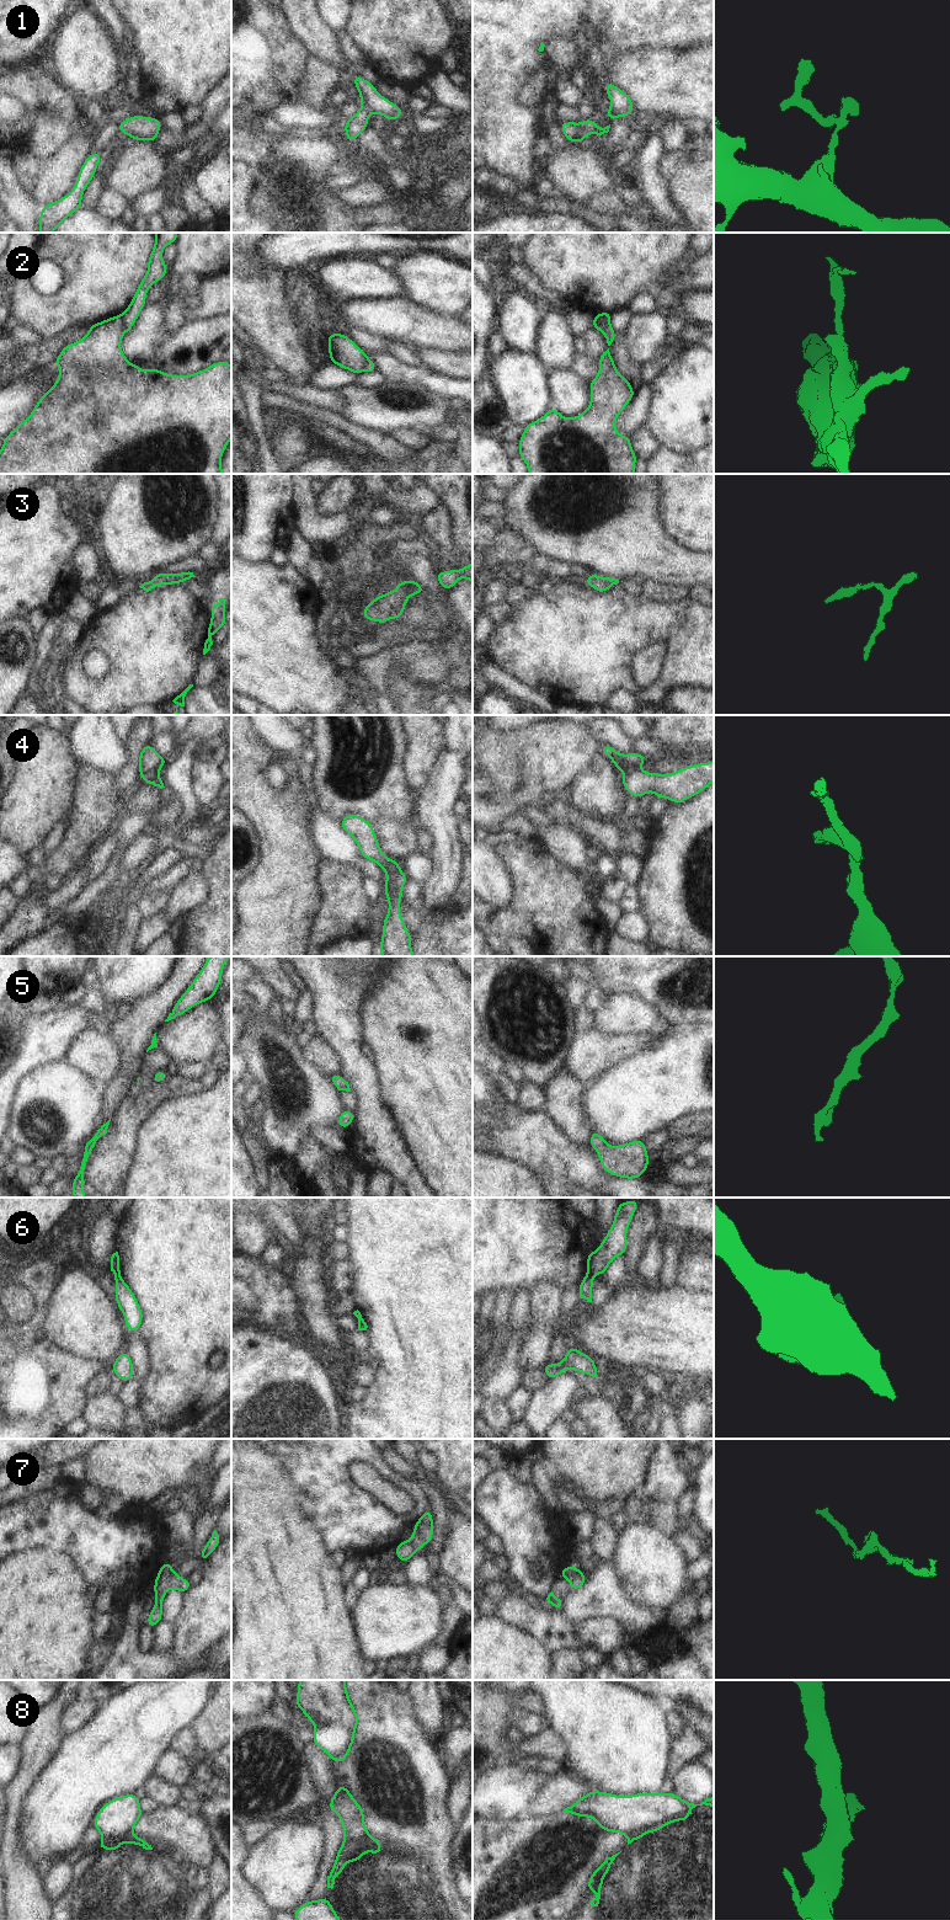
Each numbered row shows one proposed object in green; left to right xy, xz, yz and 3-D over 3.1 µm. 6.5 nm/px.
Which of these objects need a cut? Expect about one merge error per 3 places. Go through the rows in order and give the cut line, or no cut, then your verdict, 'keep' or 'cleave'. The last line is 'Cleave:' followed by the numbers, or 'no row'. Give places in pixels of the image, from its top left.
1: no cut | keep
2: xy (119, 315), (123, 323), (123, 332) | cleave
3: no cut | keep
4: xy (158, 773), (143, 778) | cleave
5: no cut | keep
6: xy (115, 1274), (119, 1275) | cleave
7: xy (172, 1569), (169, 1588) | cleave
8: xy (131, 1833), (123, 1843) | cleave
Cleave: 2, 4, 6, 7, 8

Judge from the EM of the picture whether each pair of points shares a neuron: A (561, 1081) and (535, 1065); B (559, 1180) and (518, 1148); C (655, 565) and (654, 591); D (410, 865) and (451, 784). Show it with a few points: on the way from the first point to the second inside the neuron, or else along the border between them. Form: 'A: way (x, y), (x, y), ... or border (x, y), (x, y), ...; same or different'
A: border (562, 1066), (544, 1087); different
B: way (549, 1171), (528, 1150); same
C: border (646, 579), (654, 582), (673, 584), (682, 587); different
D: border (428, 854), (432, 862), (432, 870), (422, 883); different

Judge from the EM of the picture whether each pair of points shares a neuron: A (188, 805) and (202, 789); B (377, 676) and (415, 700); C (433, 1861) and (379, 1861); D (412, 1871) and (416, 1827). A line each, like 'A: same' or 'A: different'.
A: different
B: different
C: different
D: same

